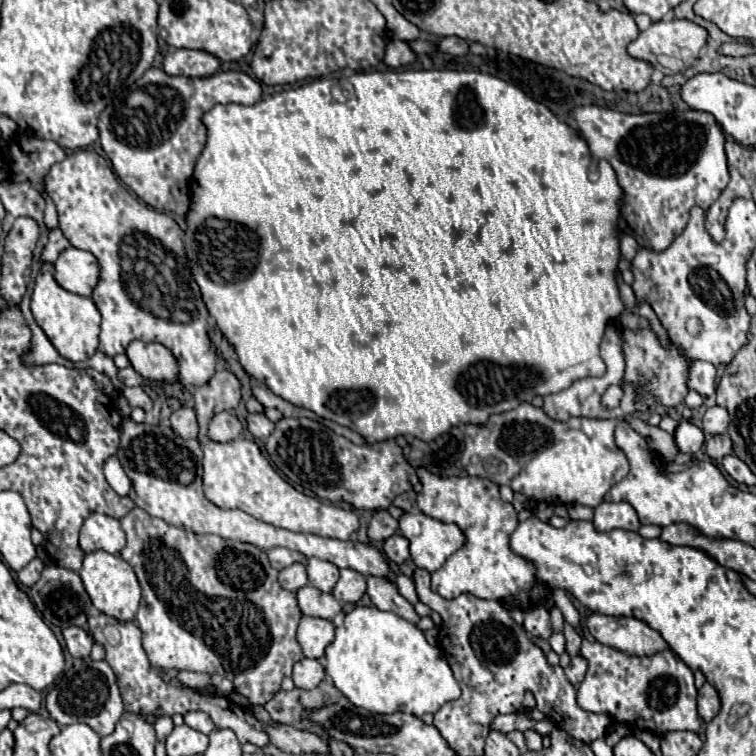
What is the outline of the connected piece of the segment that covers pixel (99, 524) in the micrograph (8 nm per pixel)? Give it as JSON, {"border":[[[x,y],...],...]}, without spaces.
{"border":[[[91,513],[81,527],[79,545],[85,553],[103,549],[117,555],[125,545],[125,533],[117,519],[103,513]]]}

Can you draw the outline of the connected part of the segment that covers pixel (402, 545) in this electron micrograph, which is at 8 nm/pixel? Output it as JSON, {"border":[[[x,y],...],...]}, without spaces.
{"border":[[[391,535],[389,539],[385,539],[383,543],[383,553],[387,555],[387,559],[391,559],[393,563],[401,565],[405,559],[409,559],[409,545],[407,539],[401,535]]]}

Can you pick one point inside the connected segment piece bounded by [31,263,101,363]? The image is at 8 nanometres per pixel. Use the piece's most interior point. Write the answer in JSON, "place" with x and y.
{"place":[71,322]}

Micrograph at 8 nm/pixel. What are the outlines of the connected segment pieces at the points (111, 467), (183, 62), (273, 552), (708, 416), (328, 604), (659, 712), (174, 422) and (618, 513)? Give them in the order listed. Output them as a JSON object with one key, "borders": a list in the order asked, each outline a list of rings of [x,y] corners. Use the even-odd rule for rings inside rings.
{"borders":[[[[113,455],[113,457],[107,459],[107,463],[105,463],[105,477],[107,477],[109,485],[111,485],[119,495],[127,495],[127,493],[129,493],[131,481],[129,481],[129,477],[125,475],[125,471],[123,471],[117,455]]],[[[175,49],[165,57],[163,71],[169,75],[185,77],[207,77],[219,71],[221,61],[213,53],[199,49]]],[[[271,547],[265,553],[269,557],[269,563],[275,569],[283,569],[283,567],[295,563],[295,561],[299,561],[299,563],[305,563],[307,561],[301,553],[291,553],[291,549],[285,549],[285,547]]],[[[715,405],[705,411],[705,415],[703,415],[703,431],[705,433],[721,435],[727,431],[727,425],[729,425],[729,413],[725,407]]],[[[311,585],[297,589],[295,597],[297,597],[299,609],[303,615],[333,619],[337,613],[341,613],[341,603],[335,601],[335,597],[331,597],[331,593],[323,593]]],[[[583,639],[581,655],[589,661],[585,681],[577,687],[577,701],[585,711],[609,713],[615,721],[657,735],[667,731],[699,731],[697,687],[693,671],[673,653],[663,651],[651,657],[635,657],[601,643]]],[[[183,405],[181,409],[177,409],[171,415],[171,427],[175,433],[179,433],[179,437],[187,437],[187,439],[197,439],[199,435],[199,425],[197,425],[197,415],[195,409],[189,405]]],[[[621,501],[621,503],[601,503],[595,509],[593,525],[595,525],[597,531],[611,531],[611,529],[639,531],[639,527],[641,527],[635,509],[625,501]]]]}

